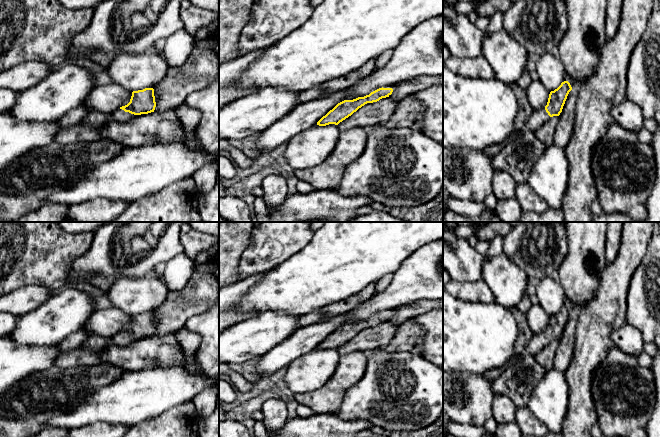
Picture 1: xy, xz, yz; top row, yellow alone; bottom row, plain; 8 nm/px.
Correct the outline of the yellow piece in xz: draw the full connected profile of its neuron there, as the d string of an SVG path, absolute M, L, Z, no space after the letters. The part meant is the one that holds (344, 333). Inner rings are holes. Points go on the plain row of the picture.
M382 311L363 321L356 322L352 319L347 320L342 326L338 327L332 334L330 334L325 340L323 340L317 346L317 349L338 349L340 346L351 340L354 336L356 336L365 328L377 326L382 322L389 321L392 316L392 312Z

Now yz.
M564 305L557 313L551 315L547 329L544 332L532 336L526 347L526 352L534 356L551 341L559 340L571 314L572 311L570 307Z

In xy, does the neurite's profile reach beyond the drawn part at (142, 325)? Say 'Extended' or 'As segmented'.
Extended

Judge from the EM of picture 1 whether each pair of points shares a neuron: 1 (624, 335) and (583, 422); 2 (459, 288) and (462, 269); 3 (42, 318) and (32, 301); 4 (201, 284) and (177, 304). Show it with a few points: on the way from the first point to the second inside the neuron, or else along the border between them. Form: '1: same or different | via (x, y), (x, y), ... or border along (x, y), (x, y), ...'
1: different | border along (626, 325), (611, 332), (610, 339), (614, 346)
2: different | border along (481, 278), (475, 281), (453, 281)
3: different | border along (55, 293), (34, 309), (18, 316)
4: same | via (195, 290), (183, 302)

